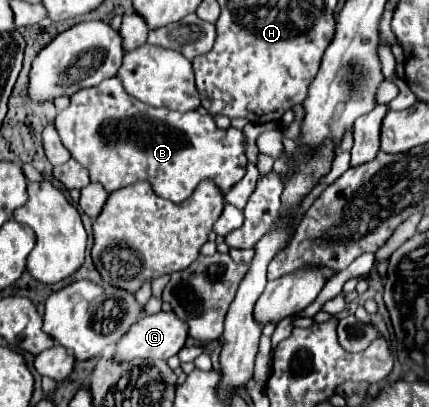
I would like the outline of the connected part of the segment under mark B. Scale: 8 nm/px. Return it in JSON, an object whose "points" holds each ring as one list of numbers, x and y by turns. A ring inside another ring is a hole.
{"points":[[118,77,104,79,100,85,82,89,72,95,70,107,58,113,54,125,70,155,90,171,90,181,102,183,108,193,144,179,154,187,158,195,180,203,188,199,196,185,206,177,212,179,222,193,228,193,242,179,242,175,246,175,246,137,240,129,218,129,210,115,200,115,198,111,178,113,166,107,156,109,146,103,140,103,132,95,126,95]]}

